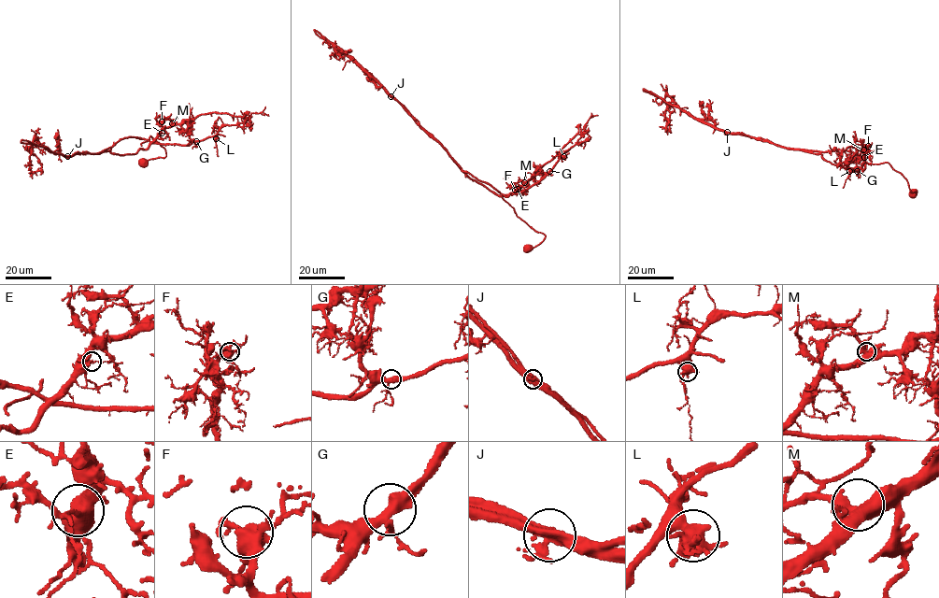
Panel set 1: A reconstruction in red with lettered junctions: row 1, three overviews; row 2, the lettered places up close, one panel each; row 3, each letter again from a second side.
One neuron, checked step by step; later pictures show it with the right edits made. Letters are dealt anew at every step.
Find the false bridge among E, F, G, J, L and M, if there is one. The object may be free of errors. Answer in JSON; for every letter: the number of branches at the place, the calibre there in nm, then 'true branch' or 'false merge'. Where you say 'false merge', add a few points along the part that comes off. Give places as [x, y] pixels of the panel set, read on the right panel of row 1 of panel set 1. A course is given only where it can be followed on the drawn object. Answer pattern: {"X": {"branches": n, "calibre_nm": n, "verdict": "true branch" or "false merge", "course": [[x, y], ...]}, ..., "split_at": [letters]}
{"E": {"branches": 4, "calibre_nm": 400, "verdict": "true branch"}, "F": {"branches": 4, "calibre_nm": 440, "verdict": "true branch"}, "G": {"branches": 3, "calibre_nm": 380, "verdict": "true branch"}, "J": {"branches": 4, "calibre_nm": 420, "verdict": "false merge", "course": [[727, 132], [787, 148], [852, 151], [863, 159], [865, 168], [860, 174], [847, 165], [849, 160], [833, 161]]}, "L": {"branches": 4, "calibre_nm": 440, "verdict": "true branch"}, "M": {"branches": 4, "calibre_nm": 440, "verdict": "true branch"}, "split_at": ["J"]}

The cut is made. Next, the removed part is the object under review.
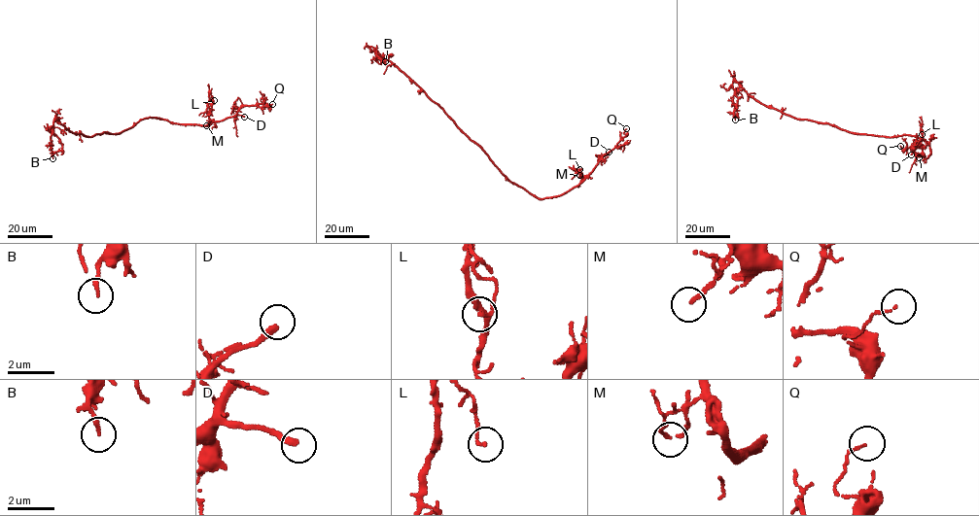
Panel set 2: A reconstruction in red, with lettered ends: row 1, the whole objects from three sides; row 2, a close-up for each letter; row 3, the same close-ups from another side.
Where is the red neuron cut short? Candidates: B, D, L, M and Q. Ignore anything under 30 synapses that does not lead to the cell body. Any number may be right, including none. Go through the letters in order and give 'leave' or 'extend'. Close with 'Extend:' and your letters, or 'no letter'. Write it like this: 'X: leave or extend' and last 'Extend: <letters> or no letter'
B: leave
D: extend
L: leave
M: leave
Q: leave
Extend: D

